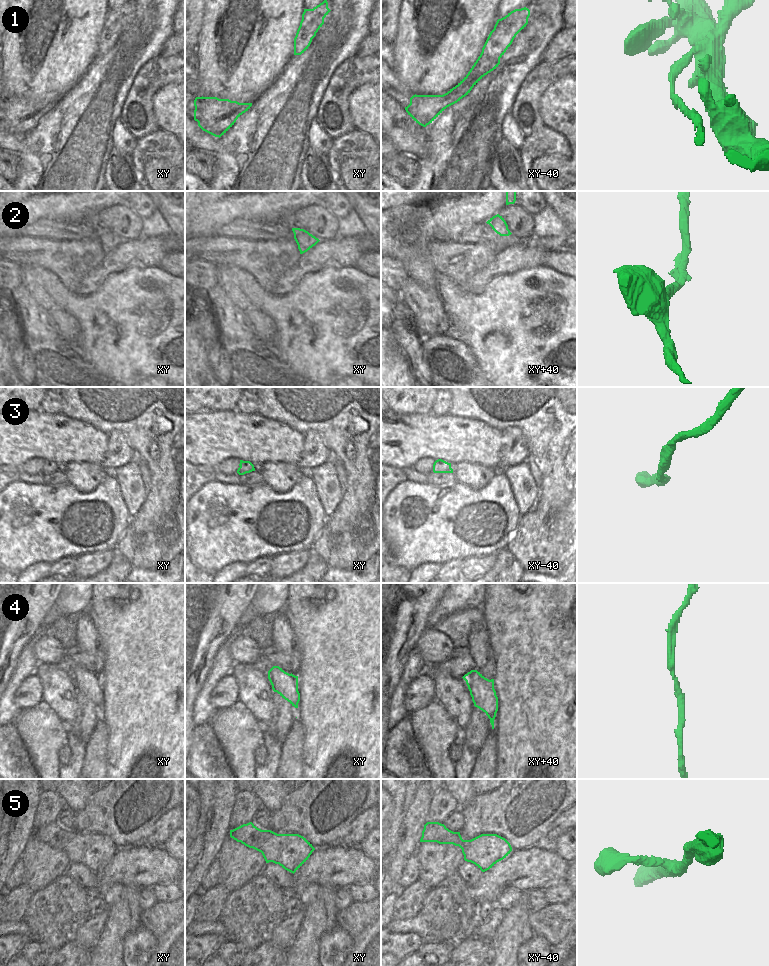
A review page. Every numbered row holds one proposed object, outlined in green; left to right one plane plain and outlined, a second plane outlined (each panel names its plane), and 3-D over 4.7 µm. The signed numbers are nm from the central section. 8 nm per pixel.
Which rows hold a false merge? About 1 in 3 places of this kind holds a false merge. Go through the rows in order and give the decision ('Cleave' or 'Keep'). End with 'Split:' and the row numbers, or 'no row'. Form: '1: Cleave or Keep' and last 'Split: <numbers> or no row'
1: Cleave
2: Keep
3: Keep
4: Keep
5: Keep
Split: 1

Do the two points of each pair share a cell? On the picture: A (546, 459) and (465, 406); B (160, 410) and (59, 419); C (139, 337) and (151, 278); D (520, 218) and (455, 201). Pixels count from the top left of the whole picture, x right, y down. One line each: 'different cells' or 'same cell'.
A: same cell
B: different cells
C: same cell
D: different cells

